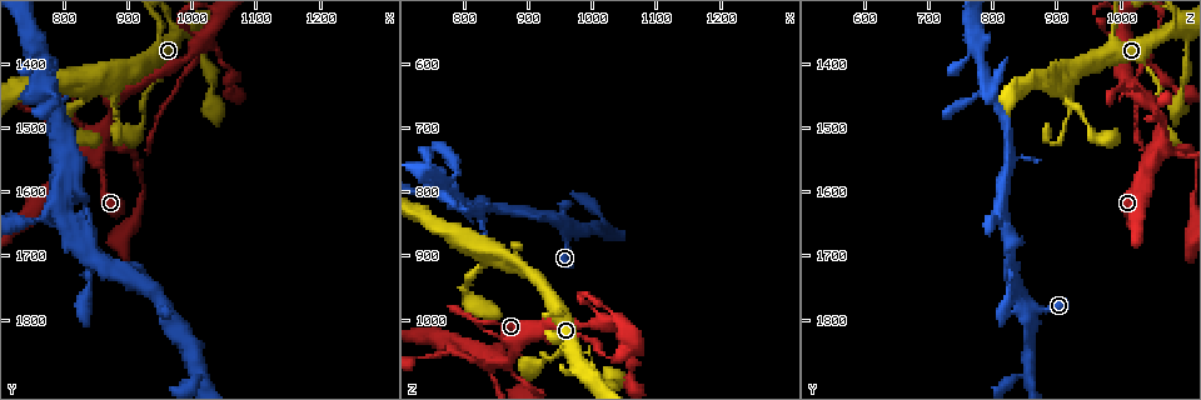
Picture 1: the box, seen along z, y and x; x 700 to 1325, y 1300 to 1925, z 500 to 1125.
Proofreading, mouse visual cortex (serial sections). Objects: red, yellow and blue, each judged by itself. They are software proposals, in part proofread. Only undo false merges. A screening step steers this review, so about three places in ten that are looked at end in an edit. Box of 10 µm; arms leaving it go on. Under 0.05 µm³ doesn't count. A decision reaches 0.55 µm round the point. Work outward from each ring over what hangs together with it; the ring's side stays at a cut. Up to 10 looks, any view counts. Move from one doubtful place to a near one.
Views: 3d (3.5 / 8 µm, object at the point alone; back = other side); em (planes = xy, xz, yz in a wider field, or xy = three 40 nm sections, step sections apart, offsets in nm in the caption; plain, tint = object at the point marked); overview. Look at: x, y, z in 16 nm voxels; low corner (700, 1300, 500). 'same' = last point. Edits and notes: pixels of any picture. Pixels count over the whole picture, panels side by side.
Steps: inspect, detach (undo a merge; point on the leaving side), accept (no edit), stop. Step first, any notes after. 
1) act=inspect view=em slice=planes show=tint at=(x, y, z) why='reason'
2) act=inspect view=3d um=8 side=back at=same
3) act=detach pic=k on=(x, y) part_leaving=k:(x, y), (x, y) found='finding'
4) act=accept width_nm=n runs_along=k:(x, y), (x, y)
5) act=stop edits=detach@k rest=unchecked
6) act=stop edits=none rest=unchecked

act=inspect view=3d um=3.5 at=(855, 1710, 830) why='a narrow waist'

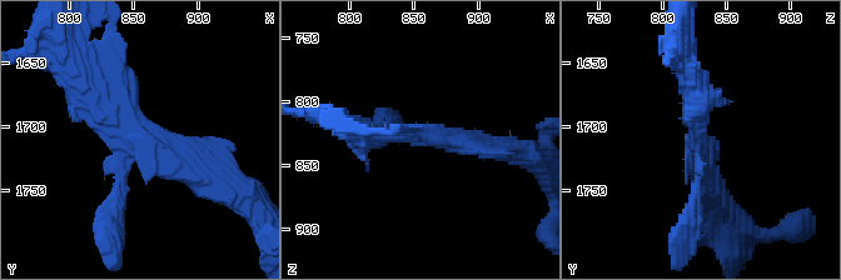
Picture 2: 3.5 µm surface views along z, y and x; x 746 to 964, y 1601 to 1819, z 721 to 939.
act=inspect view=em slice=planes show=tint at=(856, 1712, 826) why='now the EM'

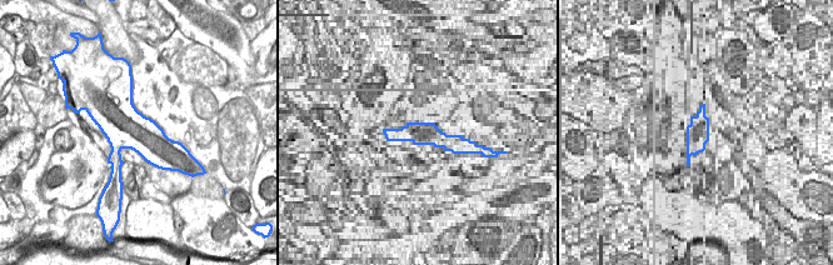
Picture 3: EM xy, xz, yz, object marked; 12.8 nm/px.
act=accept runs_along=2:(212, 185), (124, 135), (81, 85) found='one cell here'

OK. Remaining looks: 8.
act=inspect view=3d um=3.5 at=(890, 1425, 920) why='small branch off a trunk'

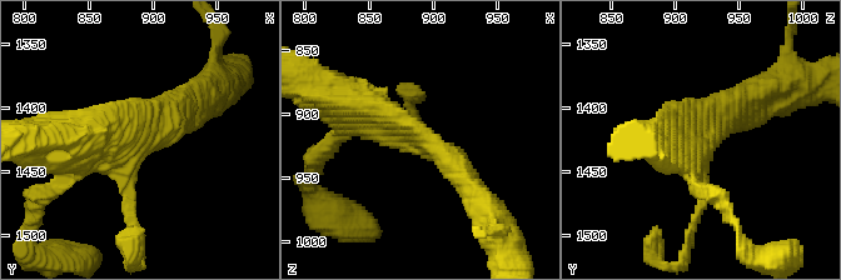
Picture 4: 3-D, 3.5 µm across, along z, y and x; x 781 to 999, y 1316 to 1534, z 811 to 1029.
act=accept arm_widths_nm=150,350,350,450 runs_along=4:(471, 186), (402, 125), (341, 100) found='all the same cell'

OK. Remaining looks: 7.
act=inspect view=3d um=3.5 at=(790, 1620, 815)

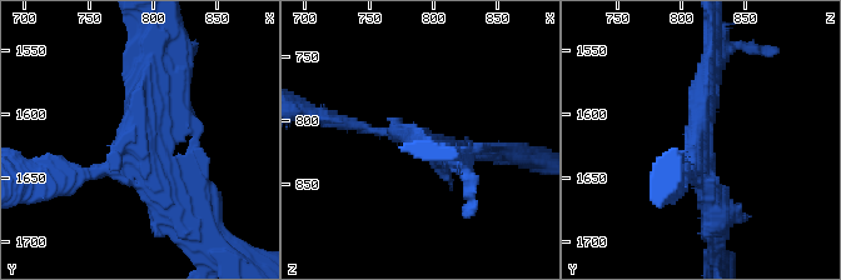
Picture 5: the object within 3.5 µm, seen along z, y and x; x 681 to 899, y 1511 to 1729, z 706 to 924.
act=inspect view=em slice=xy step=1 show=plain at=(790, 1624, 814)

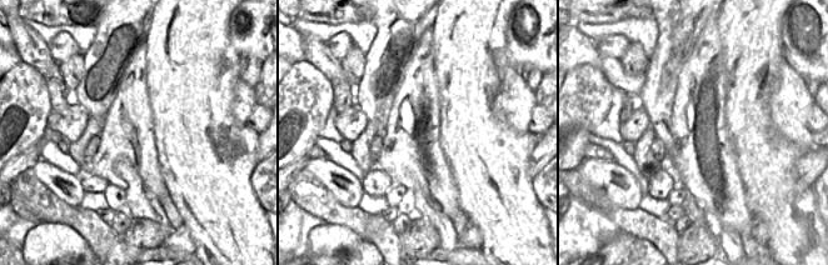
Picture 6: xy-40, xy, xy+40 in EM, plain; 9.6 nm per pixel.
act=inspect view=em slice=xy step=1 show=tint at=same

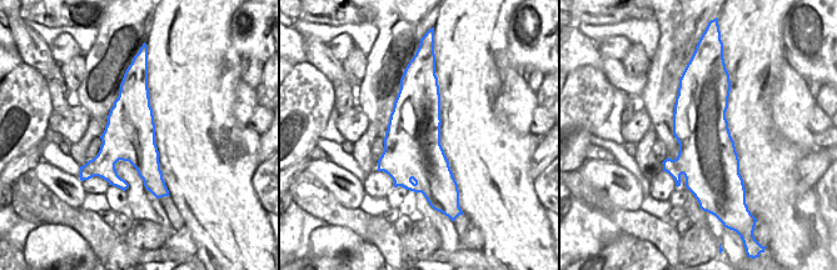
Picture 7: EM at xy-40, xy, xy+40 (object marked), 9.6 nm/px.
act=accept width_nm=600 runs_along=5:(173, 215), (138, 143), (153, 63) found='one cell here'

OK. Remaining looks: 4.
act=stop edits=none rest=unchecked

